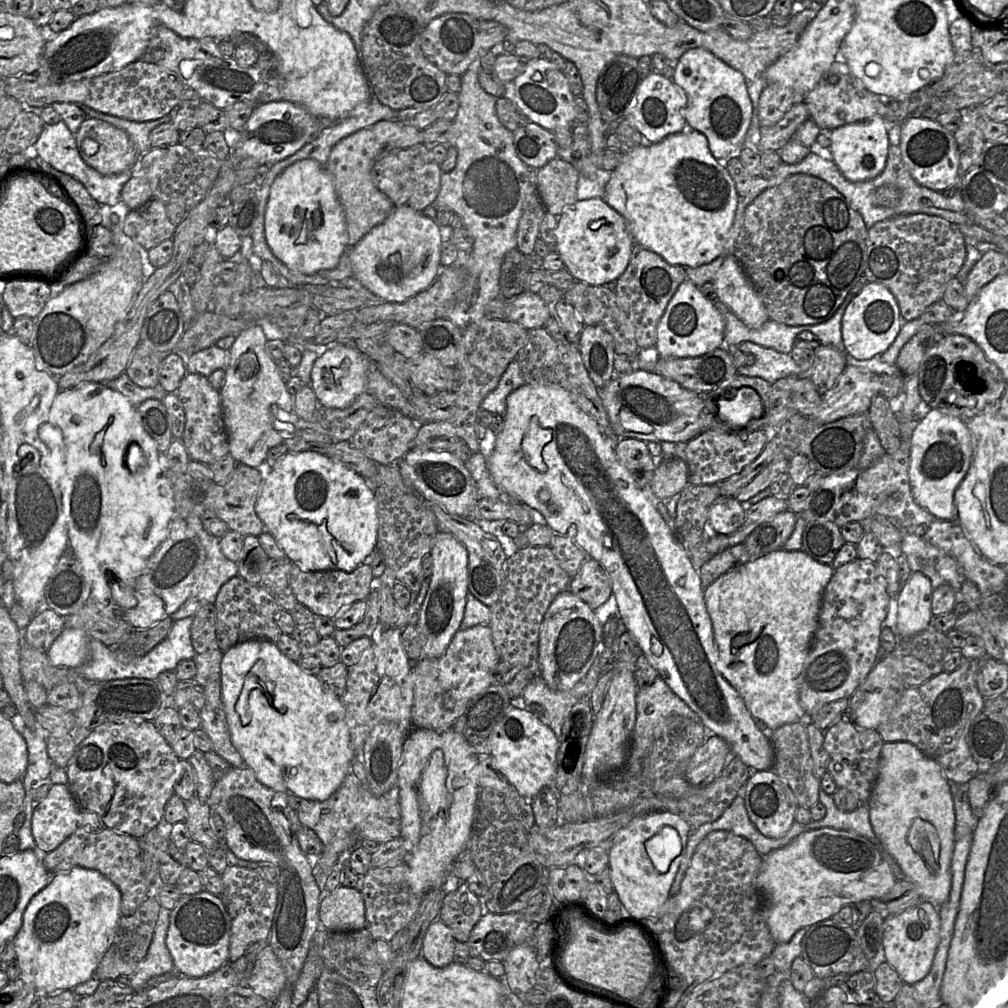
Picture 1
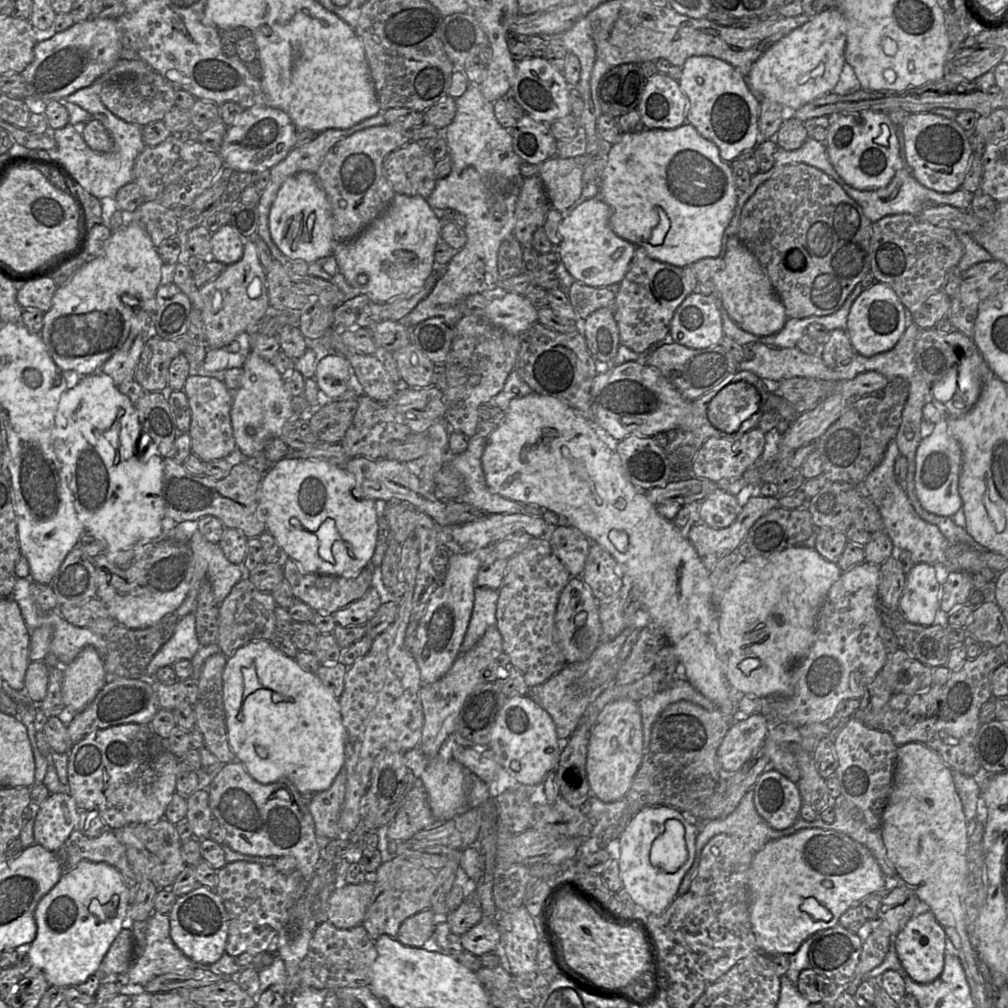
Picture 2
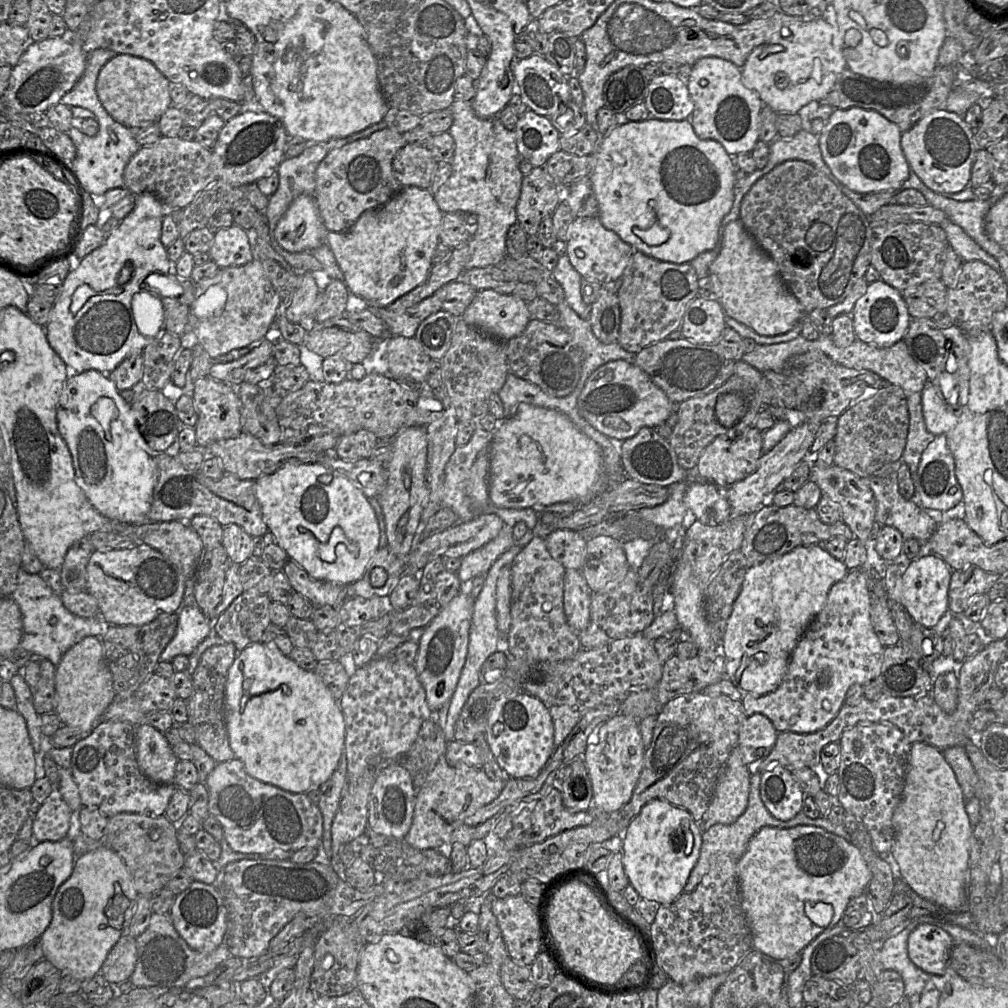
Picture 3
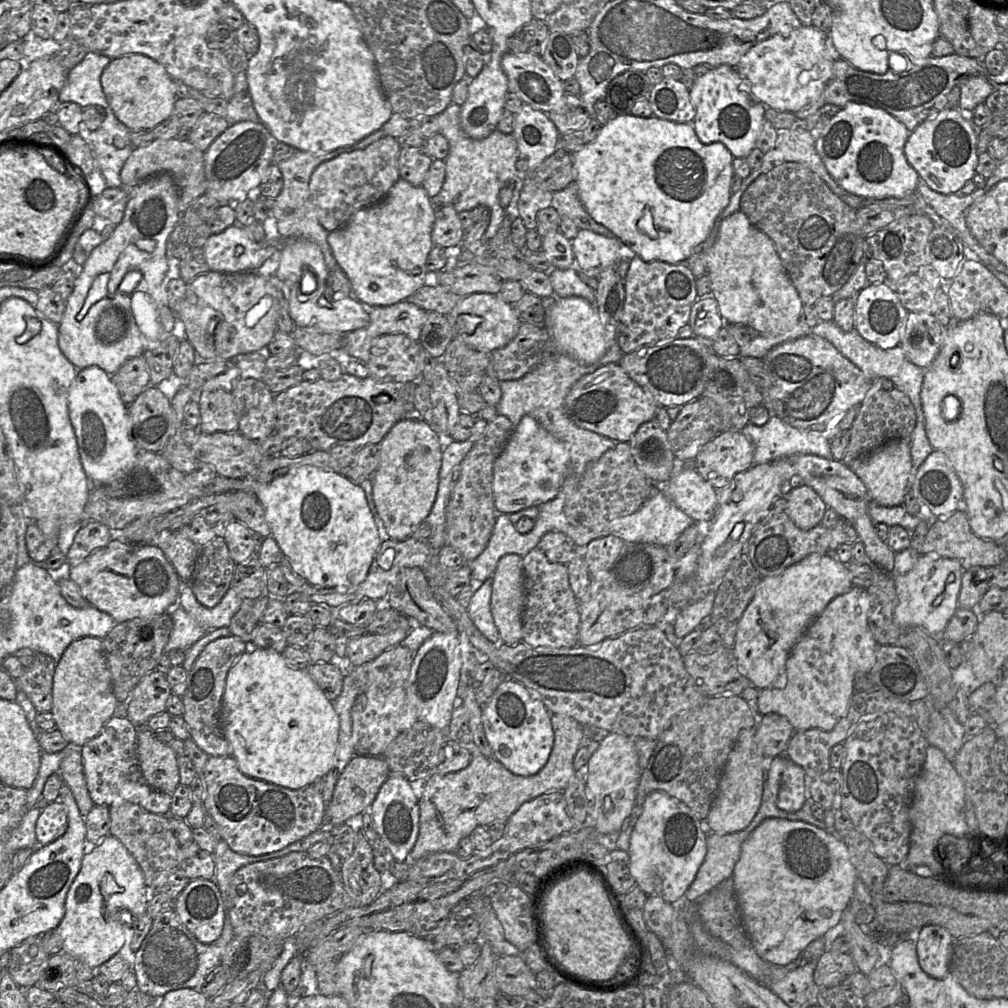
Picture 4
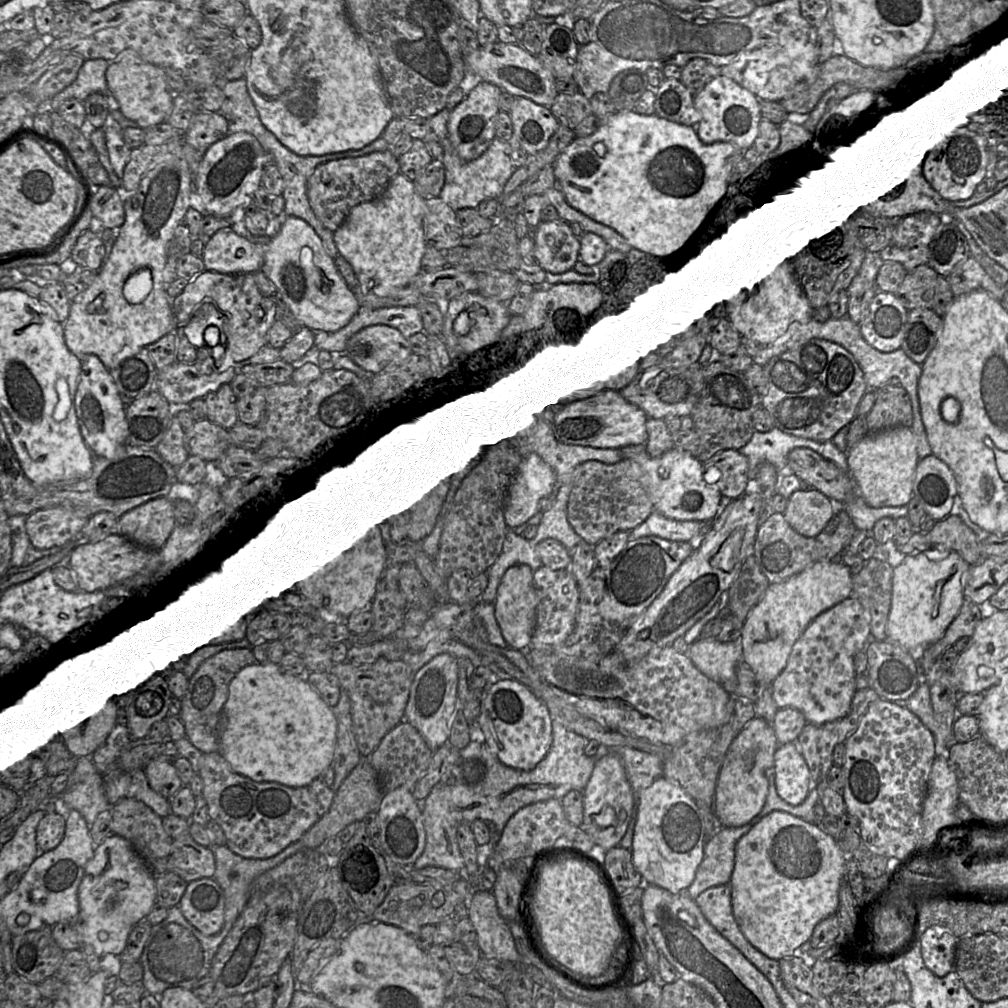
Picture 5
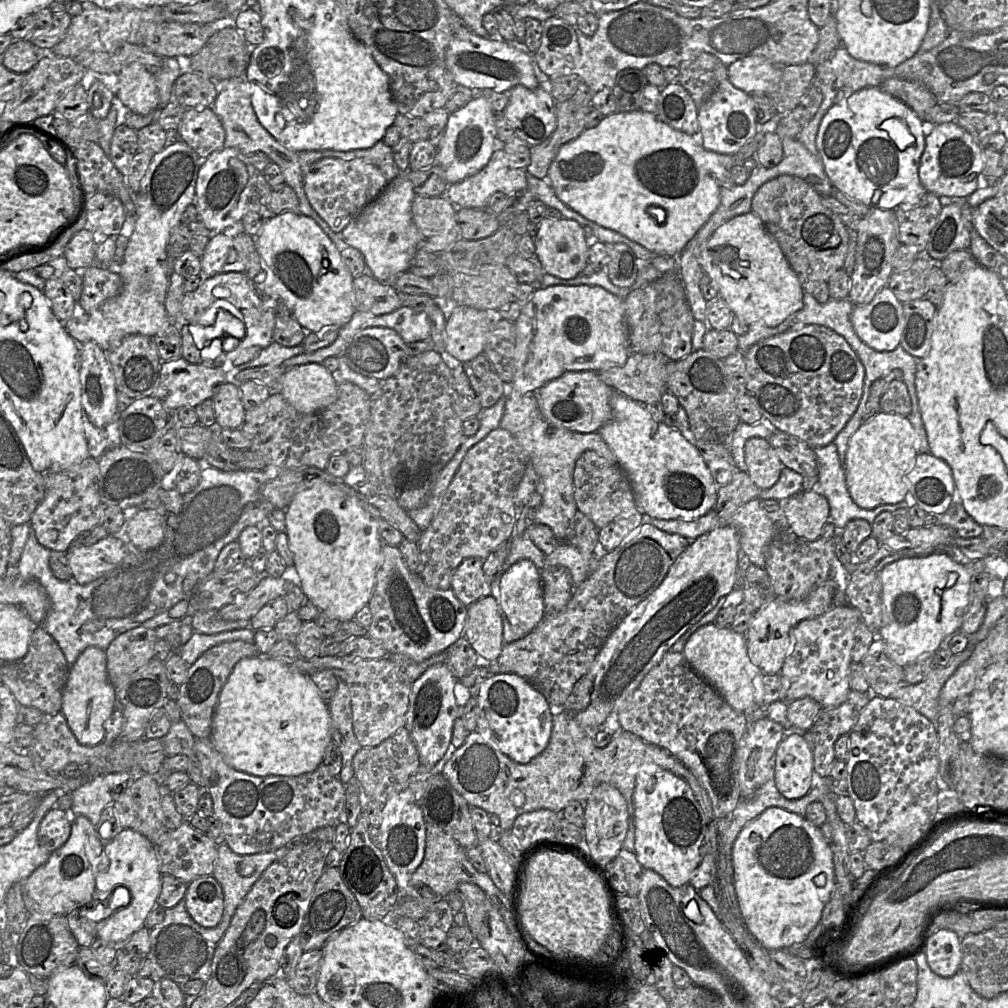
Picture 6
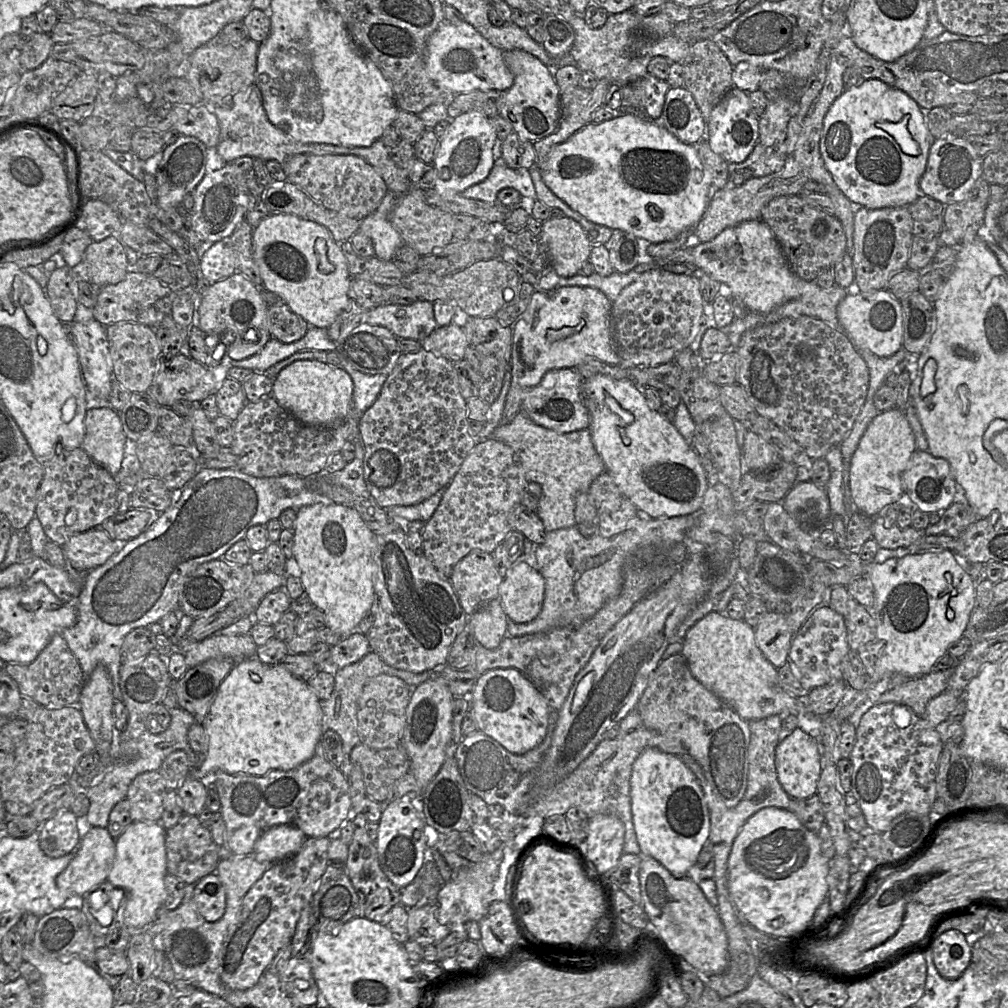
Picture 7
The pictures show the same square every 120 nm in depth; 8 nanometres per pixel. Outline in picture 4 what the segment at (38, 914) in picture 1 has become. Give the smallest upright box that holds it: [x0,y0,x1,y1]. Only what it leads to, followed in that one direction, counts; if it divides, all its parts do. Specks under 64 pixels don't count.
[57,836,150,970]

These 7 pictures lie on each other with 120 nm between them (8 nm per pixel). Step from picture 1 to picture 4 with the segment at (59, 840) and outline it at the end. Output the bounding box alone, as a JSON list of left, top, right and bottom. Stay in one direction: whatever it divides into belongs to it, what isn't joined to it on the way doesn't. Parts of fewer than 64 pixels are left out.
[35,802,68,847]

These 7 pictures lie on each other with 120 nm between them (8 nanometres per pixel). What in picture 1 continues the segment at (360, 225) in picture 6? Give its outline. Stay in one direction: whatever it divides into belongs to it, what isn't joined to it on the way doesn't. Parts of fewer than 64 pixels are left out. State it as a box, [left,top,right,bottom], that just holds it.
[350,206,442,302]

